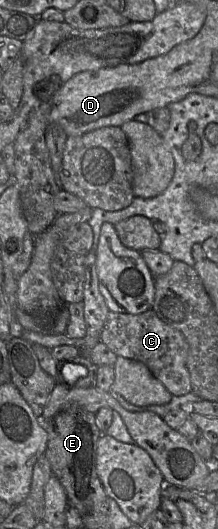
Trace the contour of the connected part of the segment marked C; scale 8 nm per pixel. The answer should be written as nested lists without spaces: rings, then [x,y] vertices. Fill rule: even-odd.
[[[153,310],[140,314],[109,311],[100,340],[117,356],[143,362],[173,396],[192,392],[187,368],[189,345],[179,330],[164,323]]]

